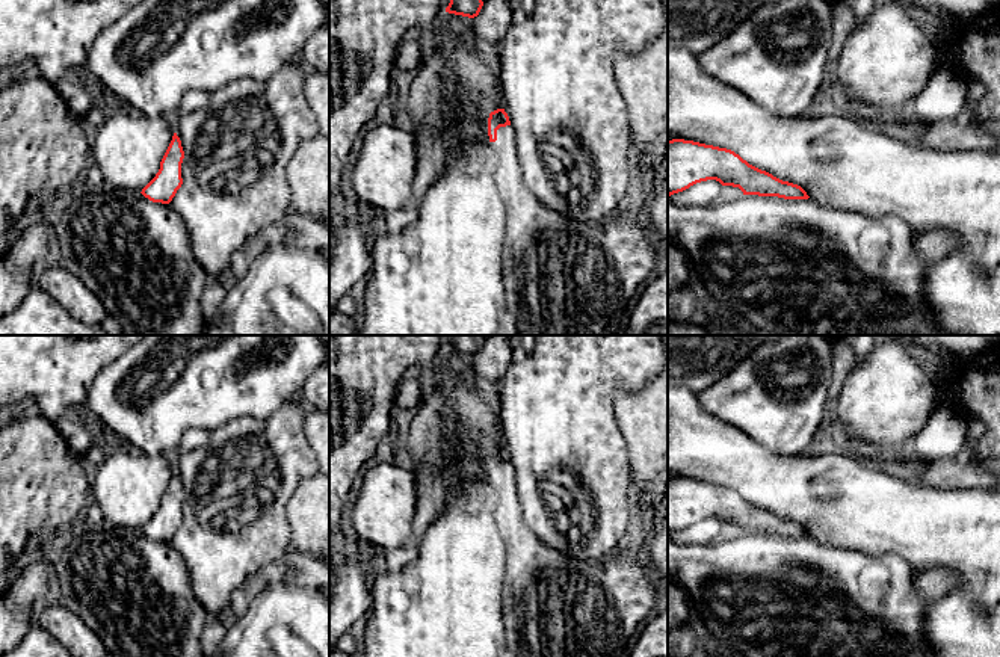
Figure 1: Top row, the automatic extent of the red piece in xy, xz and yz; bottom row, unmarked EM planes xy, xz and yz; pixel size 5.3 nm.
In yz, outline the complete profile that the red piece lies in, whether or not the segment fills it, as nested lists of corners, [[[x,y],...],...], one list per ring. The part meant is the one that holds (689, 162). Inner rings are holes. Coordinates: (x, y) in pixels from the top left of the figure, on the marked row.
[[[684,139],[668,140],[668,198],[707,180],[739,187],[743,195],[810,198],[801,186],[749,165],[731,150]]]

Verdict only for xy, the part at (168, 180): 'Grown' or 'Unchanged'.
Unchanged

